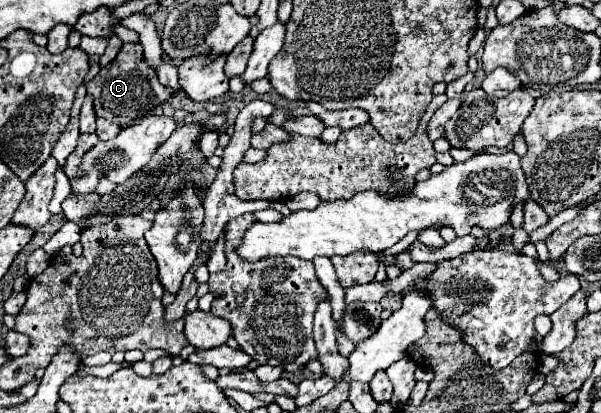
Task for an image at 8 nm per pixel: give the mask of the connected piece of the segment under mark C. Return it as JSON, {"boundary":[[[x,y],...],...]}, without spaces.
{"boundary":[[[126,42],[120,48],[116,60],[100,68],[100,72],[86,84],[86,88],[88,88],[88,94],[94,98],[96,116],[102,116],[108,122],[114,122],[120,126],[134,124],[136,118],[146,116],[154,106],[160,106],[174,96],[174,90],[158,82],[158,74],[148,66],[142,46],[138,42]]]}

